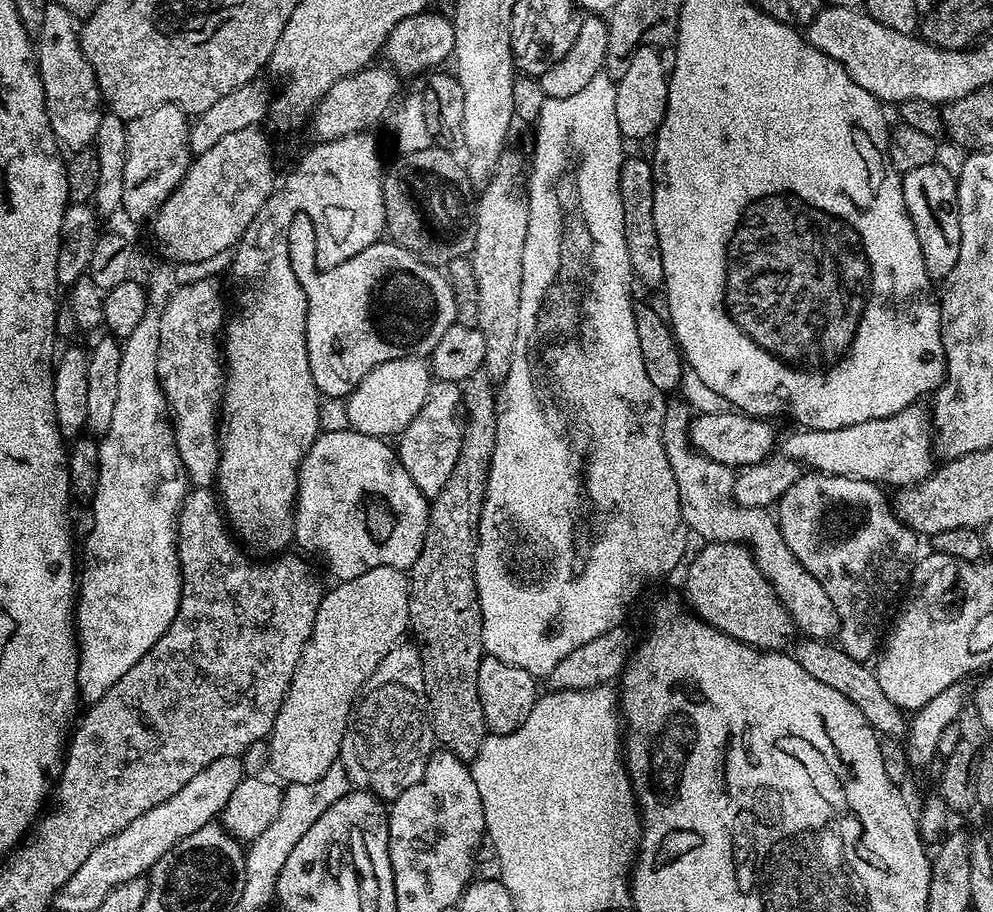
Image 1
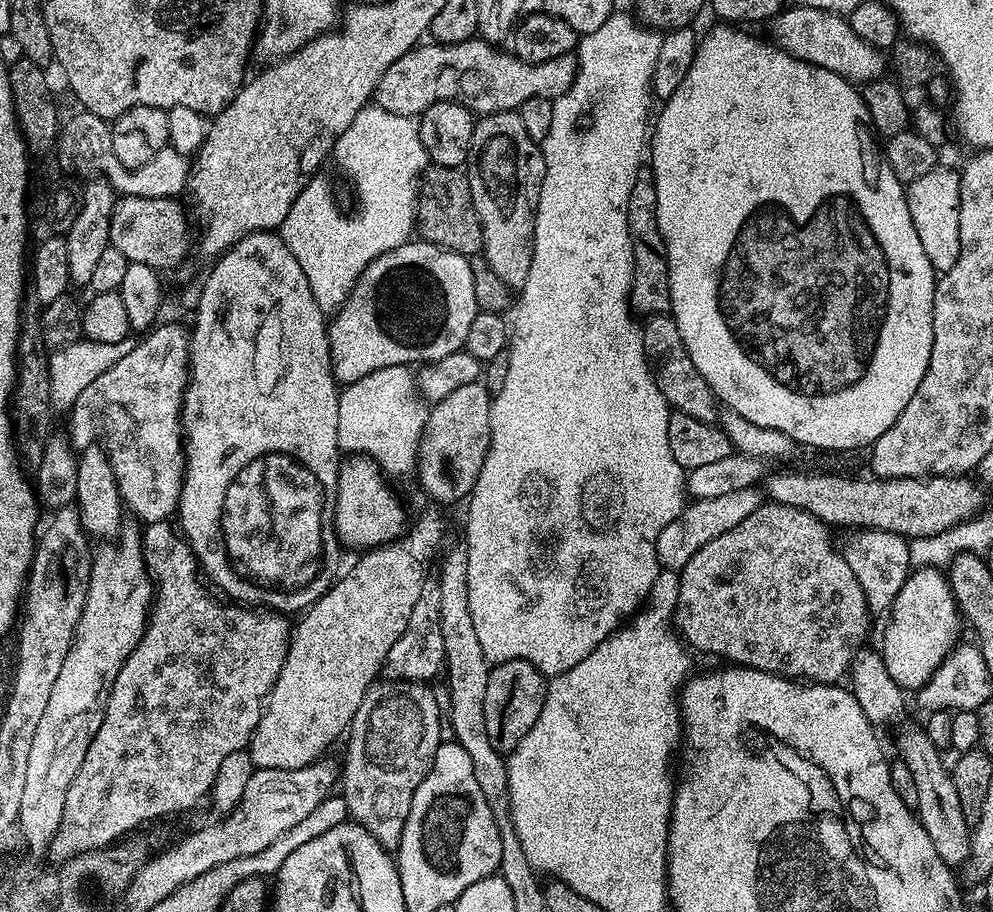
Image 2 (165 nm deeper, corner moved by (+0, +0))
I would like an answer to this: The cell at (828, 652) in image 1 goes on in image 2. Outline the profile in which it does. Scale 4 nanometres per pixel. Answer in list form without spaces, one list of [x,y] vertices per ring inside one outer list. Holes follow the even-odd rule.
[[[920,726],[902,729],[896,740],[896,748],[900,751],[897,752],[899,759],[904,760],[910,769],[914,787],[918,789],[918,806],[914,811],[920,818],[921,826],[930,837],[934,850],[938,850],[938,858],[942,858],[942,862],[946,862],[949,868],[959,869],[968,858],[972,837],[969,821],[962,814],[962,802],[958,802],[958,790],[954,790],[949,765],[944,765],[944,760],[940,757],[941,749]]]

